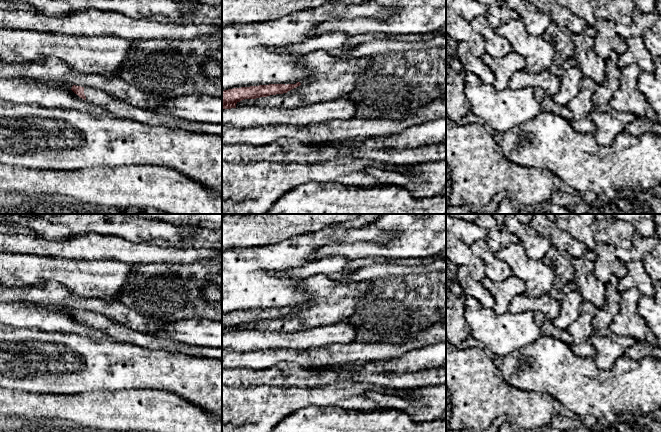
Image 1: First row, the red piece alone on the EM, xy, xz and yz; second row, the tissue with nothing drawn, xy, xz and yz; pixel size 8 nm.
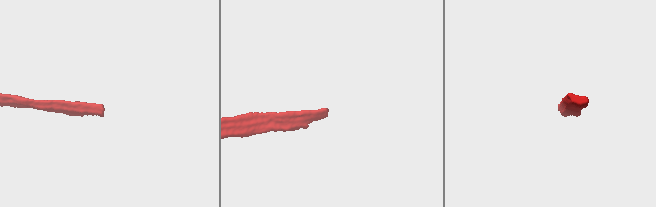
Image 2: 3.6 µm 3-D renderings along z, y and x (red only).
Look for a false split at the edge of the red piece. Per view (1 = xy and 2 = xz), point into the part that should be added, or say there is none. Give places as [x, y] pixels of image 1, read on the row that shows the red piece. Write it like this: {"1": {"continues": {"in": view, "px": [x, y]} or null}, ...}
{"1": {"continues": {"in": "xy", "px": [119, 108]}}, "2": {"continues": null}}

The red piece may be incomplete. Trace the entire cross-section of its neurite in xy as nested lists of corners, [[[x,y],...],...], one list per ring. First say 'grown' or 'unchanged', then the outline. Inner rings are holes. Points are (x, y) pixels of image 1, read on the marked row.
grown; [[[73,85],[71,90],[87,102],[95,106],[103,107],[114,117],[131,119],[136,122],[153,126],[183,129],[193,133],[207,133],[222,136],[222,124],[193,122],[183,120],[167,113],[159,113],[150,109],[136,107],[129,101],[116,99],[102,90],[90,87]]]

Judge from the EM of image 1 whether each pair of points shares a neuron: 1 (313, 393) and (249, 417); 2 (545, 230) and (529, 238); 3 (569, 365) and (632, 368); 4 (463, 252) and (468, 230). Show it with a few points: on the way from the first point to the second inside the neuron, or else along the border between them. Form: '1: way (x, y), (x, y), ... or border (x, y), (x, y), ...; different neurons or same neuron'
1: way (297, 398), (265, 406); same neuron
2: border (529, 224), (552, 244); different neurons
3: way (585, 377), (616, 377); same neuron
4: border (456, 236), (470, 246); different neurons

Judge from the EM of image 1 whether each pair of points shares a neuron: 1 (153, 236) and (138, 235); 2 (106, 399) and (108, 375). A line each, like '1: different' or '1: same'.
1: same
2: different

